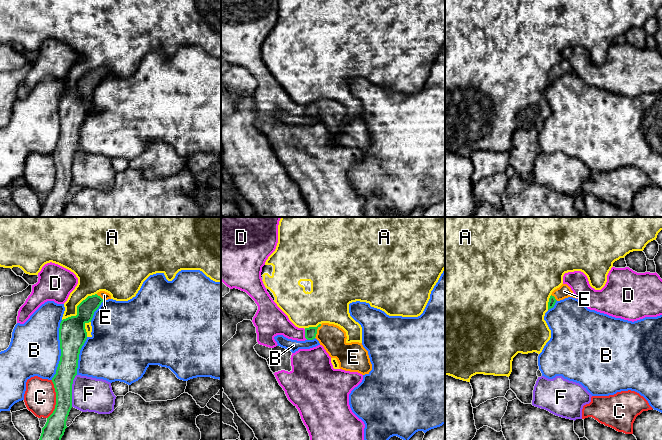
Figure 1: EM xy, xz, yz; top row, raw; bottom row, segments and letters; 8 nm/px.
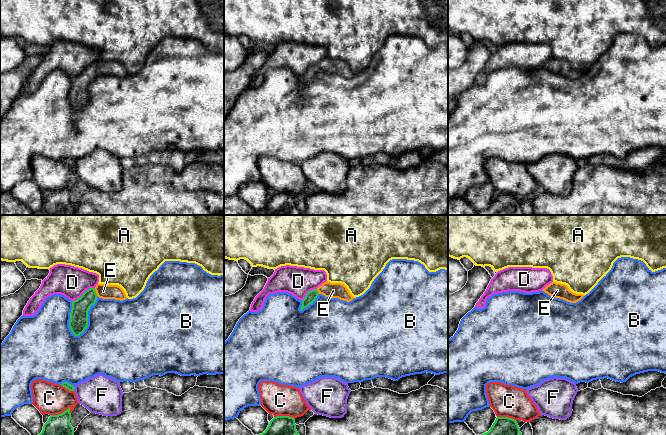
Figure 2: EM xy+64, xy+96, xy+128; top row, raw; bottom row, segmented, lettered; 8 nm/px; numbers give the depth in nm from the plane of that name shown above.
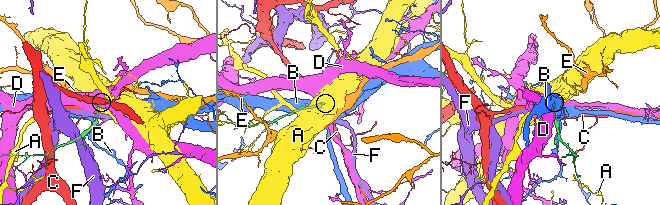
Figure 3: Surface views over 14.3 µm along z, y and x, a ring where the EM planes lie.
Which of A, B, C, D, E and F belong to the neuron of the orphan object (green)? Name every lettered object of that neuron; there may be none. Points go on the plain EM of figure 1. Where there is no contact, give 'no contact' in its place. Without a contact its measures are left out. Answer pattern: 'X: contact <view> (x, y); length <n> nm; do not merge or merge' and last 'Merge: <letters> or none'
A: contact xy (77, 84); length 360 nm; do not merge
B: contact xy (61, 126); length 480 nm; do not merge
C: contact xy (56, 175); length 320 nm; do not merge
D: contact xz (305, 110); length 90 nm; do not merge
E: contact xz (316, 107); length 130 nm; merge
F: contact xy (71, 166); length 260 nm; do not merge
Merge: E

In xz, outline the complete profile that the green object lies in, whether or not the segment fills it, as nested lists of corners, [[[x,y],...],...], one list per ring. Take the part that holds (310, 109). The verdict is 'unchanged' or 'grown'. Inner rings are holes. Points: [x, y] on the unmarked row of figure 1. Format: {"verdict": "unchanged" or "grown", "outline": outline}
{"verdict": "grown", "outline": [[[322,99],[317,103],[305,104],[307,116],[317,115],[331,134],[336,134],[339,144],[345,147],[369,150],[372,140],[368,127],[362,119],[347,119],[346,108],[337,101]]]}

